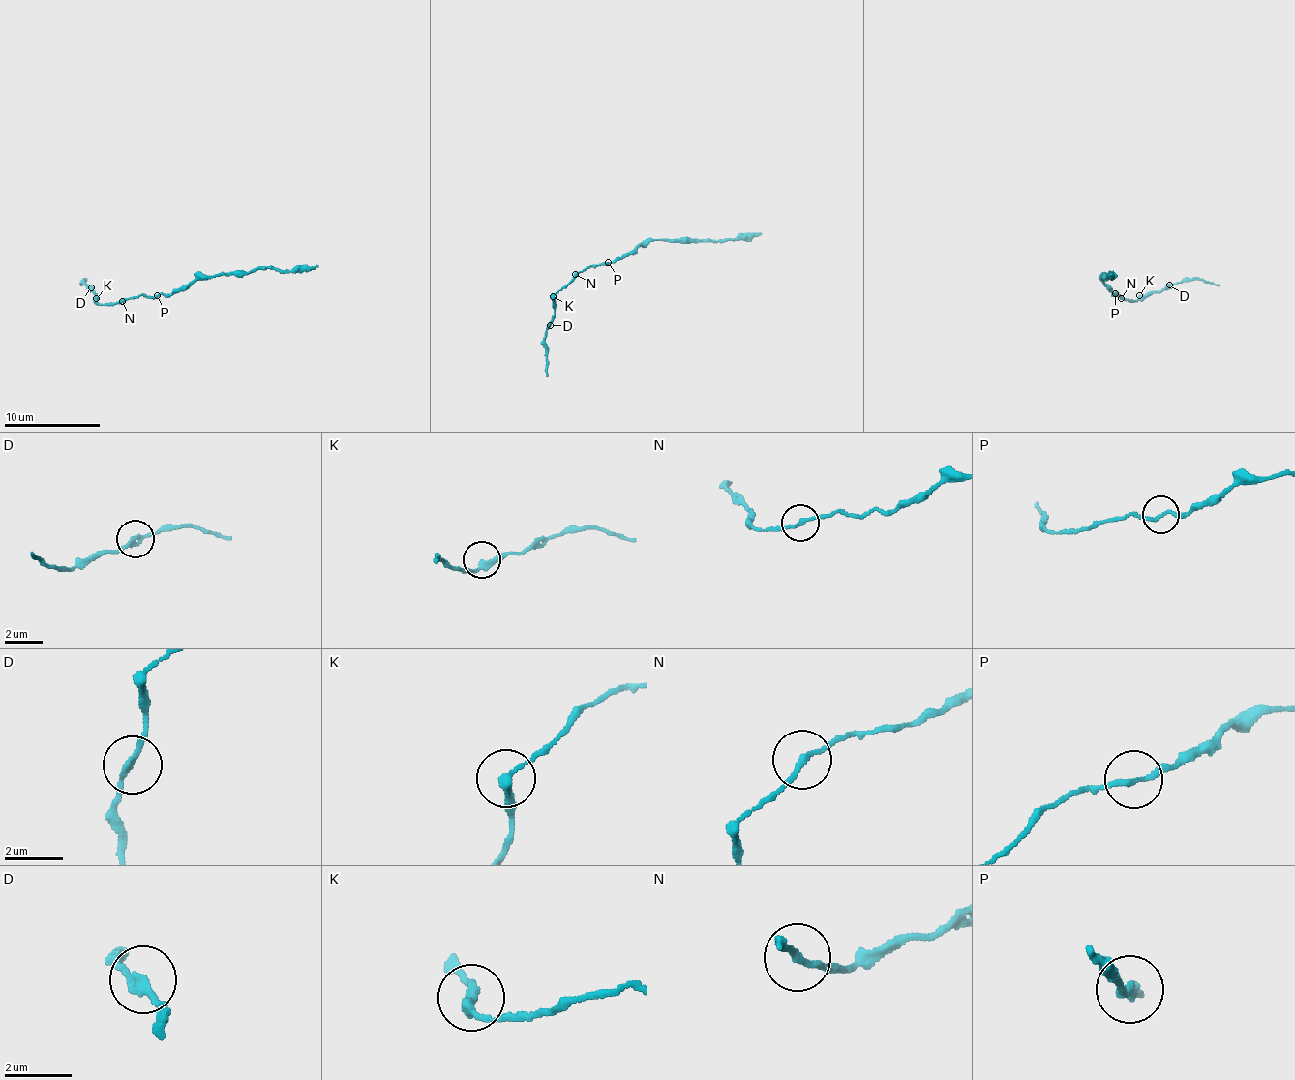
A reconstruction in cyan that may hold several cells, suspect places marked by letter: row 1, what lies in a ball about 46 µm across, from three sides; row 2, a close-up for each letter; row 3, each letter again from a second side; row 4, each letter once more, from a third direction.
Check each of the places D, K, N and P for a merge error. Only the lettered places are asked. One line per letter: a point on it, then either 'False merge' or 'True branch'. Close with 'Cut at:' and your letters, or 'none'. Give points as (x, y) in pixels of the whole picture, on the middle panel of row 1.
D: Place: (550, 325). True branch
K: Place: (553, 296). True branch
N: Place: (575, 274). True branch
P: Place: (608, 262). False merge
Cut at: P

